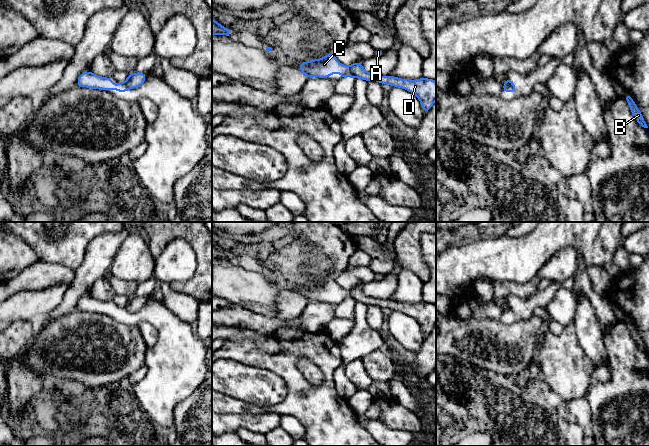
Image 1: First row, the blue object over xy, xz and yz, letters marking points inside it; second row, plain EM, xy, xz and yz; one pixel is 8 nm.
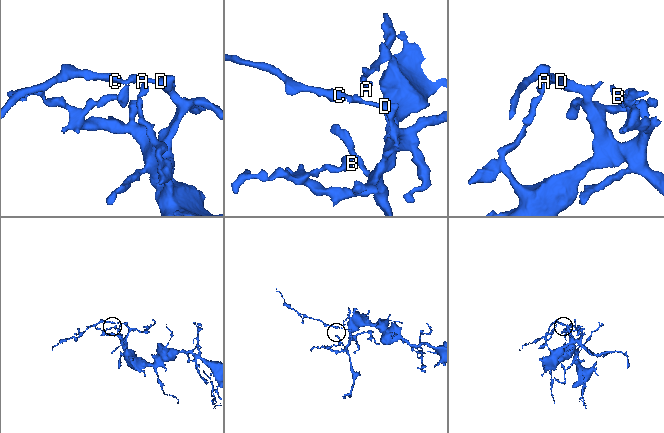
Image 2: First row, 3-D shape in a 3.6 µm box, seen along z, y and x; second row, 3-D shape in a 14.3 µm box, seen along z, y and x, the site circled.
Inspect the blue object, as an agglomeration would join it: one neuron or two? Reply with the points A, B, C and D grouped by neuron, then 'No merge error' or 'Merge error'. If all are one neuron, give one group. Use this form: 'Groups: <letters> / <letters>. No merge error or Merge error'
Groups: A B D / C. Merge error

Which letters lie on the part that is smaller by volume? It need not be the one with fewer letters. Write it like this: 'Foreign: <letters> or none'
Foreign: C

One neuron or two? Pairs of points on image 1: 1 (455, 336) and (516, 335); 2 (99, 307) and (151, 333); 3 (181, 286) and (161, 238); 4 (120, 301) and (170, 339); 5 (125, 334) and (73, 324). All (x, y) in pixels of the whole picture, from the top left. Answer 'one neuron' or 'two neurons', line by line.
1: one neuron
2: two neurons
3: one neuron
4: two neurons
5: one neuron

